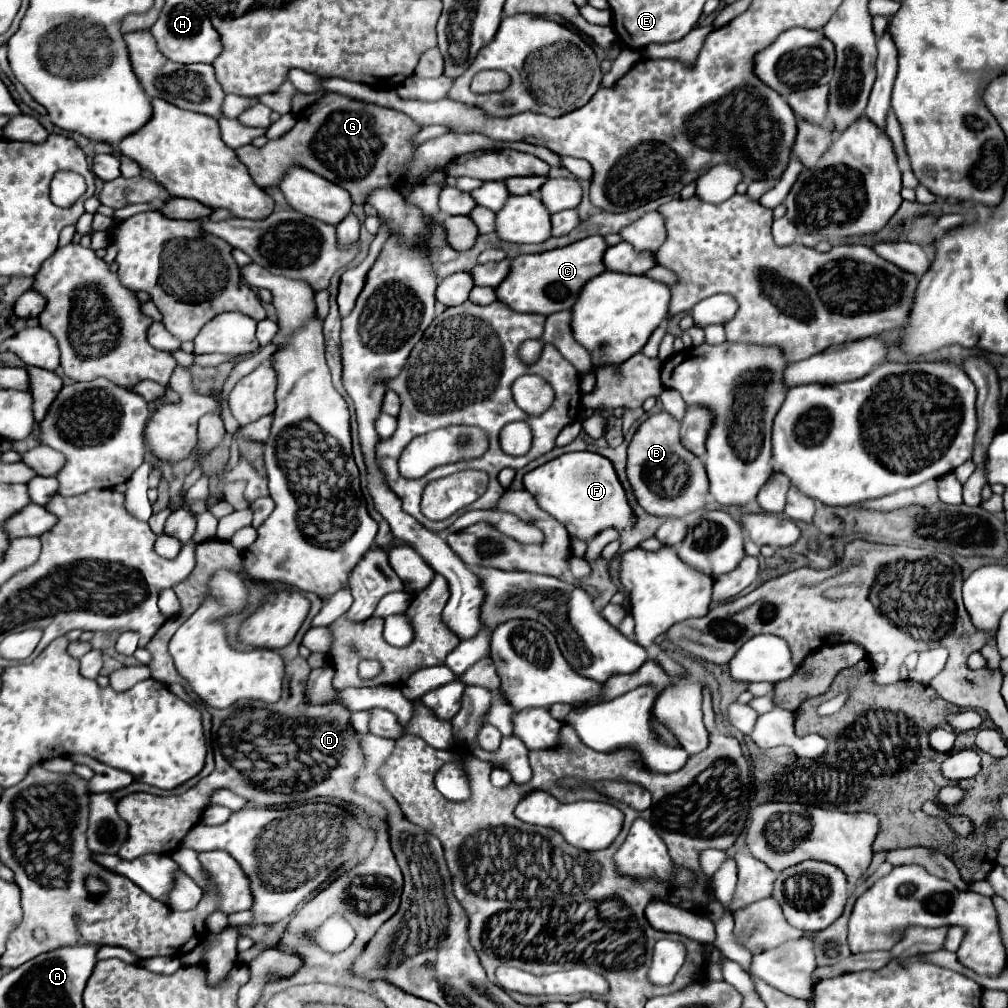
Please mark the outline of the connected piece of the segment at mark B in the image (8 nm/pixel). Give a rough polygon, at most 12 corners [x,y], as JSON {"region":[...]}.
{"region":[[653,414],[627,450],[627,478],[657,516],[697,512],[709,496],[703,462],[679,422]]}

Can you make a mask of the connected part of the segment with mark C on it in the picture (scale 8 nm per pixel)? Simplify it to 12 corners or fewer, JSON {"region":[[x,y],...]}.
{"region":[[605,238],[517,256],[497,298],[517,312],[571,310],[605,272]]}

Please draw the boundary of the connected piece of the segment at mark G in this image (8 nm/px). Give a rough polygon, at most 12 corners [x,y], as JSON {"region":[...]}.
{"region":[[343,94],[263,148],[235,150],[259,188],[291,166],[365,204],[403,182],[421,130]]}

